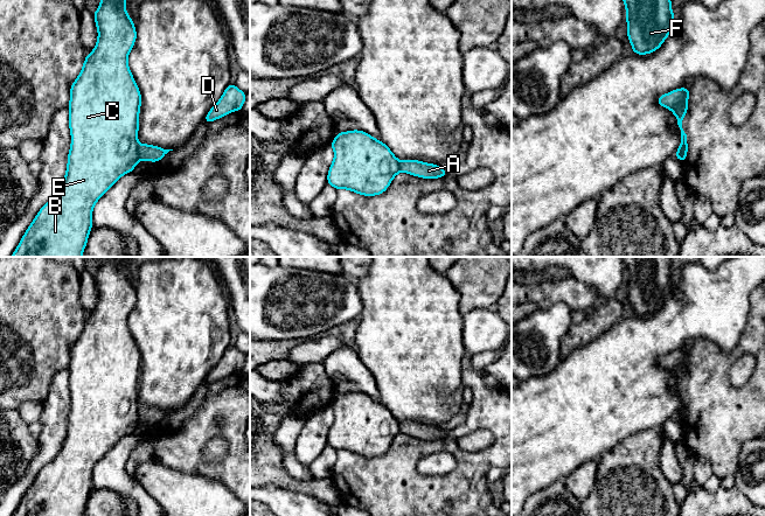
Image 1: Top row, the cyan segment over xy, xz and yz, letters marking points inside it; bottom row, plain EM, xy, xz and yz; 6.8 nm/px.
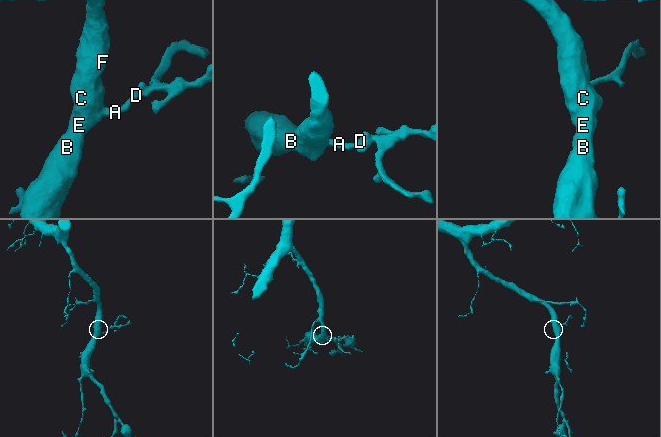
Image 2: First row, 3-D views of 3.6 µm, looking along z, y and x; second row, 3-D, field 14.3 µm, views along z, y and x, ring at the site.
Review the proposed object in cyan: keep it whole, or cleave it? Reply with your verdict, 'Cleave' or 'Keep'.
Cleave

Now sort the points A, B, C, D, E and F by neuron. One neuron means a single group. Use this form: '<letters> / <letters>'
A D / B C E F

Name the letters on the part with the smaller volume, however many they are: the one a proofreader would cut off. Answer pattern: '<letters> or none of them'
A, D

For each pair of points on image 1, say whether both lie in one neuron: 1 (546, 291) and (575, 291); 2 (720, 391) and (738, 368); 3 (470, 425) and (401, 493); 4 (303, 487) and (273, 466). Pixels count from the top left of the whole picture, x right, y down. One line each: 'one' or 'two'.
1: one
2: two
3: one
4: one

